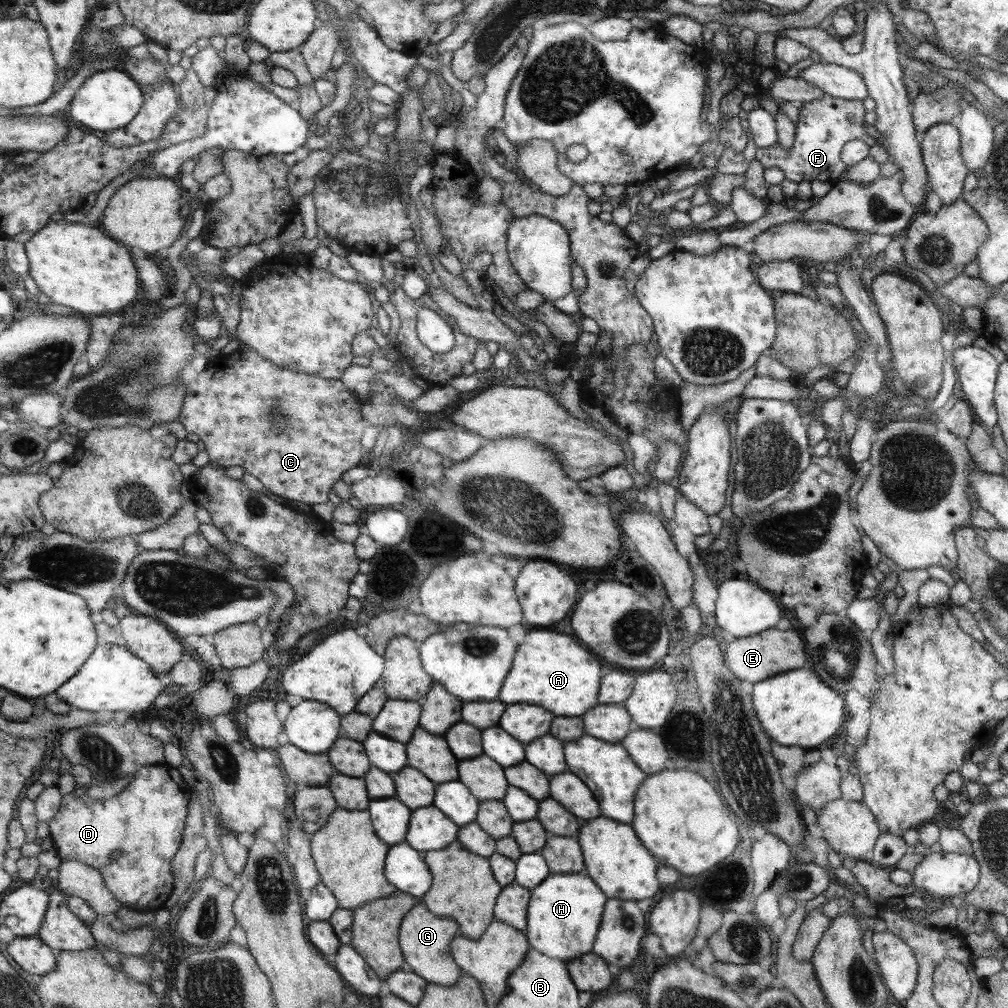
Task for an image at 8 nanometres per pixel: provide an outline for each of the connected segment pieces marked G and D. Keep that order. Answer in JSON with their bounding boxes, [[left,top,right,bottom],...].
[[400,904,460,986],[49,764,193,913]]

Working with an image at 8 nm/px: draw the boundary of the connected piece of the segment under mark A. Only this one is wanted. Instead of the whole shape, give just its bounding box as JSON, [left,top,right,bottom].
[499,630,599,716]

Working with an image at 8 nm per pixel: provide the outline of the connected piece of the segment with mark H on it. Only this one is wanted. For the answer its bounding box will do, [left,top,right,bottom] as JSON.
[527,872,605,958]

